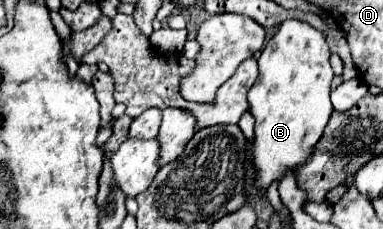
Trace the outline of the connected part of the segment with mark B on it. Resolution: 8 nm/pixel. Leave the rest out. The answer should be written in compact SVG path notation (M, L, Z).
M299 20L283 22L265 46L259 58L259 76L247 94L249 112L255 118L251 162L257 190L265 192L273 182L281 182L287 172L309 160L333 112L329 102L331 80L333 70L323 34Z

